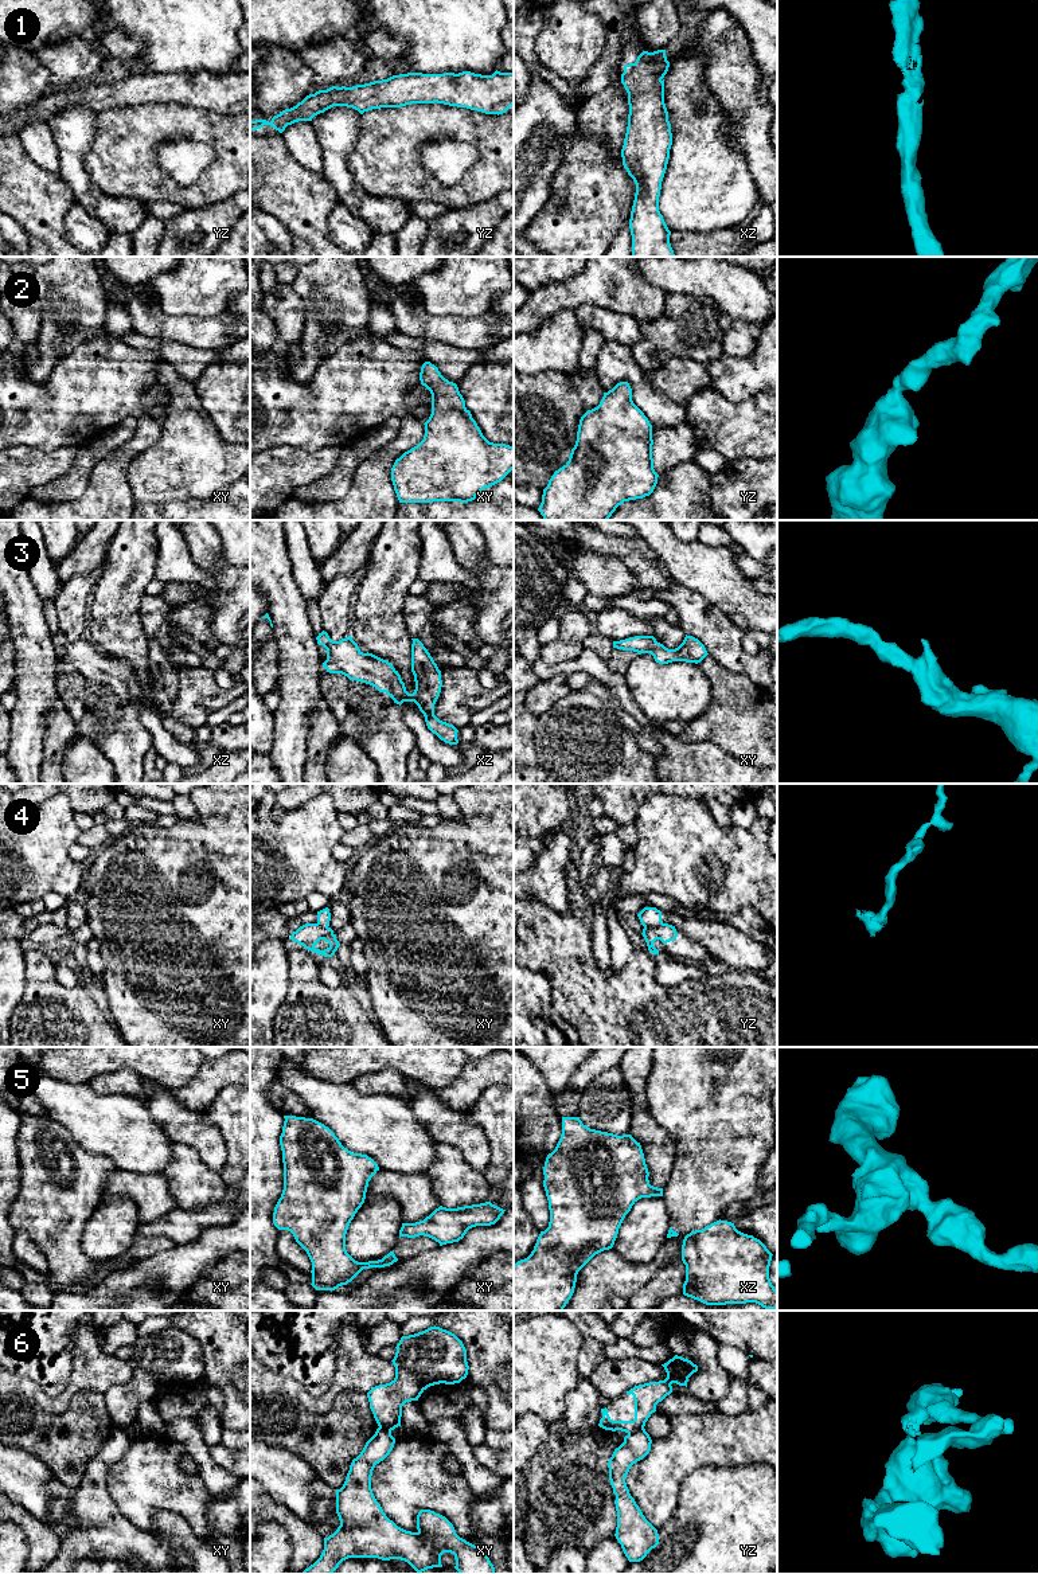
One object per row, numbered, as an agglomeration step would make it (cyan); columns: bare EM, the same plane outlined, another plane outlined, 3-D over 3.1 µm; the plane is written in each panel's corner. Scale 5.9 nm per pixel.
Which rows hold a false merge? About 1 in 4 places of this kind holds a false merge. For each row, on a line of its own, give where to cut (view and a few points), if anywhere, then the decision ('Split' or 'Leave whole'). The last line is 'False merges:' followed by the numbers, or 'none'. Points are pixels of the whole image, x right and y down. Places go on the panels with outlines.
1: No split. Leave whole
2: No split. Leave whole
3: No split. Leave whole
4: Split along yz (663, 924), (655, 928), (644, 928). Split
5: No split. Leave whole
6: Split along yz (643, 1428), (628, 1434). Split
False merges: 4, 6

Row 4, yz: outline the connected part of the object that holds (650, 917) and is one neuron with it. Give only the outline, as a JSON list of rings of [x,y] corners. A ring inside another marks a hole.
[[[644,907],[637,917],[644,927],[656,927],[663,925],[662,911],[656,907]]]

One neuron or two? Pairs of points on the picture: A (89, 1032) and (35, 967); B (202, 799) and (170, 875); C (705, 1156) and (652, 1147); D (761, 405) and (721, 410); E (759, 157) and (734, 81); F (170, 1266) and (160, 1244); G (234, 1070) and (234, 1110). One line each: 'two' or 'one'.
A: one
B: one
C: two
D: one
E: one
F: two
G: two

